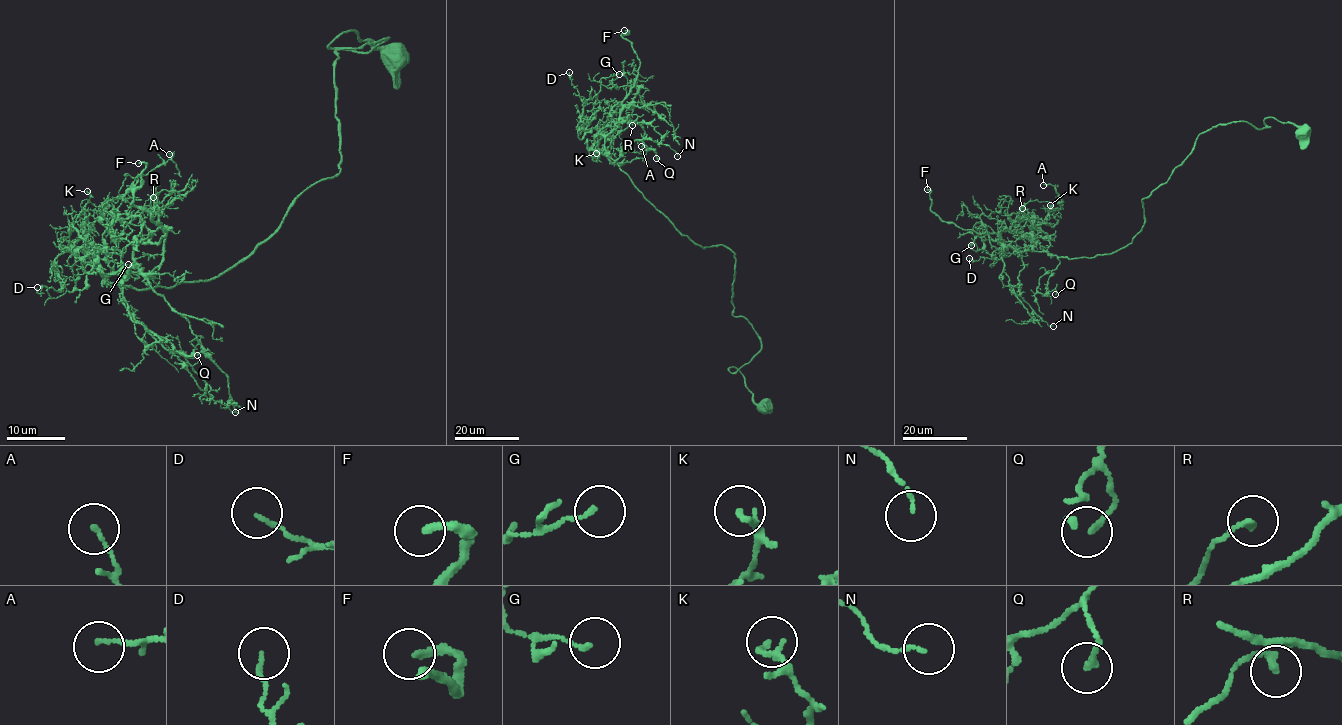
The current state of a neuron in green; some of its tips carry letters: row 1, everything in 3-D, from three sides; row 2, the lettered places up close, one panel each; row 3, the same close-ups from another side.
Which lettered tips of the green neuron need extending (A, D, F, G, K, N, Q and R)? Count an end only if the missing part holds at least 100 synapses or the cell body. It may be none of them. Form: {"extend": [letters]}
{"extend": ["F"]}

